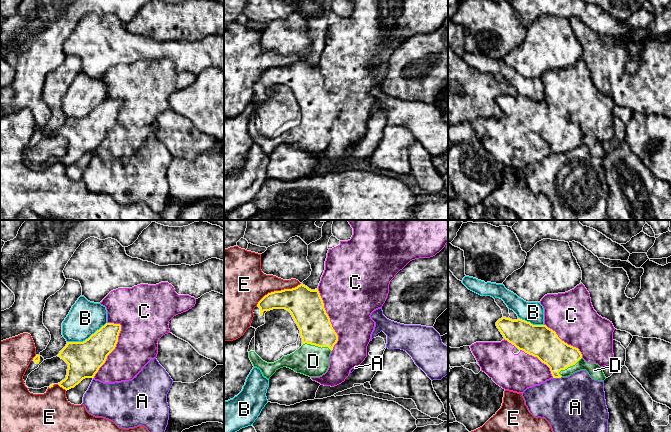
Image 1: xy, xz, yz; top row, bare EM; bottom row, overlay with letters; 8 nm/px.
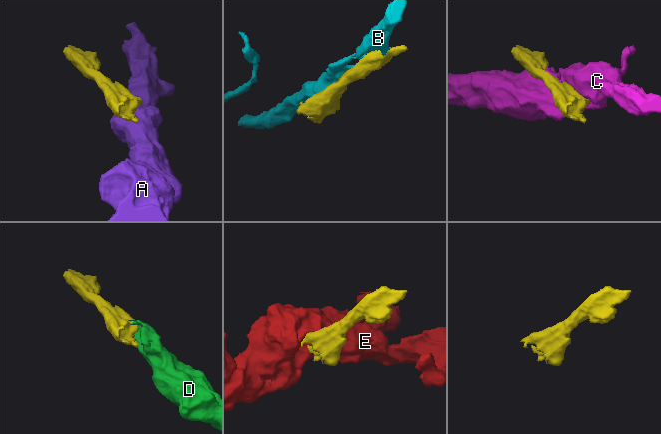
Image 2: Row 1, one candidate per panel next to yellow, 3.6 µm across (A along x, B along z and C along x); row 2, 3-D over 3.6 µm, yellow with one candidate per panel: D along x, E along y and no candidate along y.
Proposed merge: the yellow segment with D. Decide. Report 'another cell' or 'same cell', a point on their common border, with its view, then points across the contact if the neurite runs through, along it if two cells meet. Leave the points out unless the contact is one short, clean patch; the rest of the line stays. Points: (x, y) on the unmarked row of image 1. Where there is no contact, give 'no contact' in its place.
same cell; contact xz (317, 121)

